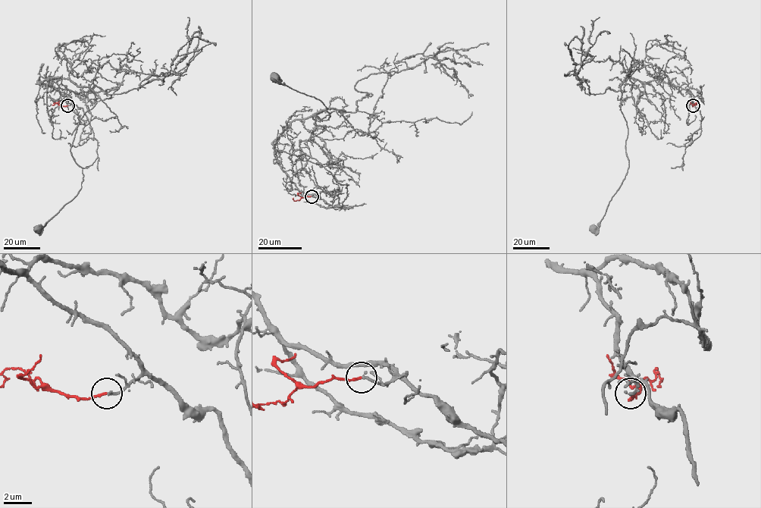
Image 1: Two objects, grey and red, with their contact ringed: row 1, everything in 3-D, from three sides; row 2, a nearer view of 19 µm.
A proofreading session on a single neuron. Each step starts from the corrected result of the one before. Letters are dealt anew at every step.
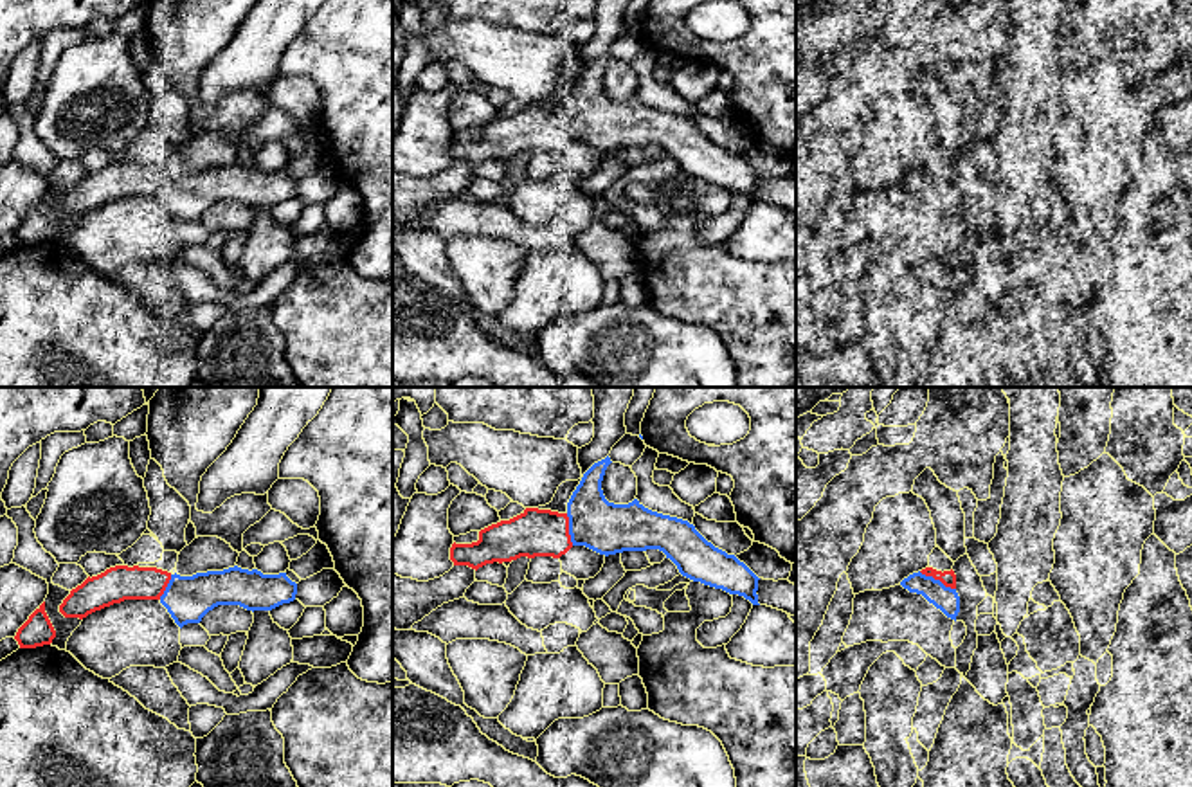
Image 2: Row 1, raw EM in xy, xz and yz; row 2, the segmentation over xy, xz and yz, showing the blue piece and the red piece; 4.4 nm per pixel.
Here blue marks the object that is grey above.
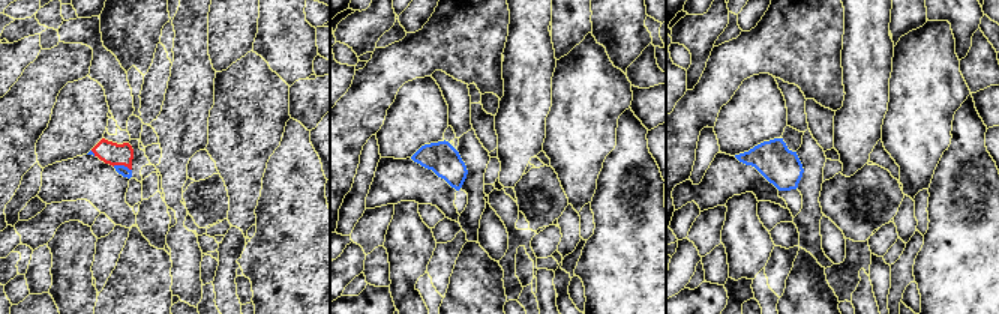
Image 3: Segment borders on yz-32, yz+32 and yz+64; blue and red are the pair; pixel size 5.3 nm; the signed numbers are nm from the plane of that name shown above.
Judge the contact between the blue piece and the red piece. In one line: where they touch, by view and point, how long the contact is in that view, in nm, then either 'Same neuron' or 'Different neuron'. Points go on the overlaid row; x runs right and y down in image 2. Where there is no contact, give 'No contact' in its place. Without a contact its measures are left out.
Touches blue at yz (937, 580). Shared border 190 nm. Same neuron

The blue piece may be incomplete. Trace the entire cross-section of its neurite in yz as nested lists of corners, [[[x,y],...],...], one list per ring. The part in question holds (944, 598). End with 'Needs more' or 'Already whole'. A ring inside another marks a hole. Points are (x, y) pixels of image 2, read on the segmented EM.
[[[926,567],[900,582],[909,593],[922,594],[929,603],[940,609],[947,618],[956,621],[960,612],[960,596],[956,593],[954,571],[936,571]]]. Needs more

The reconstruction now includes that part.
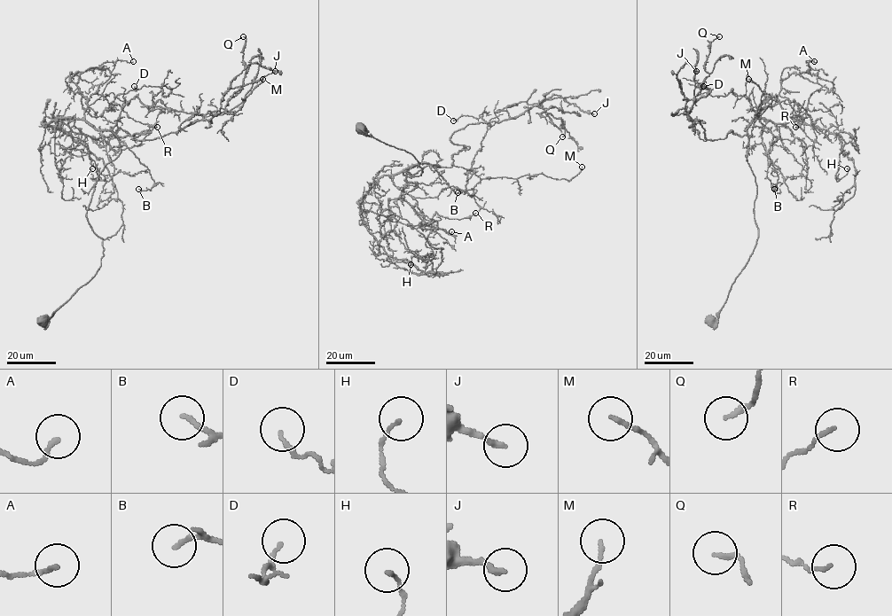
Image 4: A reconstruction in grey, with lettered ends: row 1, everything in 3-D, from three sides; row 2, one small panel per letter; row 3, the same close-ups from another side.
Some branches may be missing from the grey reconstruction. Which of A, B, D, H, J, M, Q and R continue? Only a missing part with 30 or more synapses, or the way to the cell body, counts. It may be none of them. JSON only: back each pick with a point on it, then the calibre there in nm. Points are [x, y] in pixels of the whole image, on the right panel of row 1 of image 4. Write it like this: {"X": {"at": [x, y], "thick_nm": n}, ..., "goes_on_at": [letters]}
{"goes_on_at": []}

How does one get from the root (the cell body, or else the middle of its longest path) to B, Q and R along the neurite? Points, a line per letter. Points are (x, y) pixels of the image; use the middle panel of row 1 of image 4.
B: (359, 129), (410, 152), (422, 171), (411, 175), (440, 166), (395, 173), (400, 189), (473, 195), (457, 192)
Q: (359, 129), (410, 152), (422, 171), (411, 175), (451, 165), (455, 131), (534, 105), (565, 123), (562, 136)
R: (359, 129), (410, 152), (422, 171), (411, 175), (440, 166), (402, 172), (400, 197), (423, 223), (475, 213)

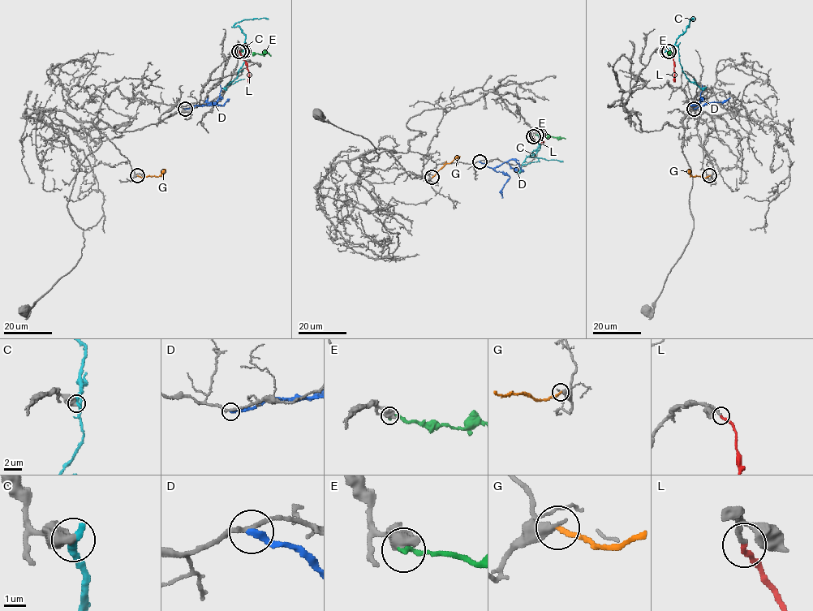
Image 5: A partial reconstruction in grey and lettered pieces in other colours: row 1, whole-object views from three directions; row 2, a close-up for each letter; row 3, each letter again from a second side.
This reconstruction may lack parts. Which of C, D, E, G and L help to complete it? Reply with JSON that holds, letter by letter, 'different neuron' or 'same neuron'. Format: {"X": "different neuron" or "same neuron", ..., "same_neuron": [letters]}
{"C": "different neuron", "D": "different neuron", "E": "different neuron", "G": "different neuron", "L": "same neuron", "same_neuron": ["L"]}

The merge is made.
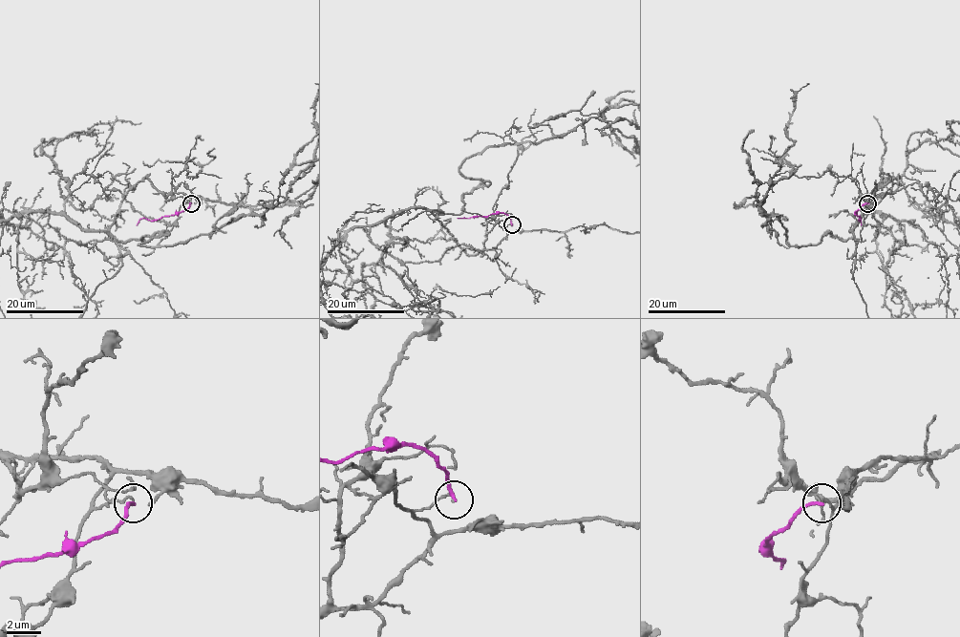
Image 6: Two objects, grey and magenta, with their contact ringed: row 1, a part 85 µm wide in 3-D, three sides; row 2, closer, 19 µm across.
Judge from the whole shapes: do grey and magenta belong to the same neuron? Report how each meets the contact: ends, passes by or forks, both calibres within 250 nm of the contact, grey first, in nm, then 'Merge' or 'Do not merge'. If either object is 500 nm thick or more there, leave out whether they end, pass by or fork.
At the ring grey ends. At the ring magenta ends. Thickness 130 nm (grey) against 200 nm. Do not merge

